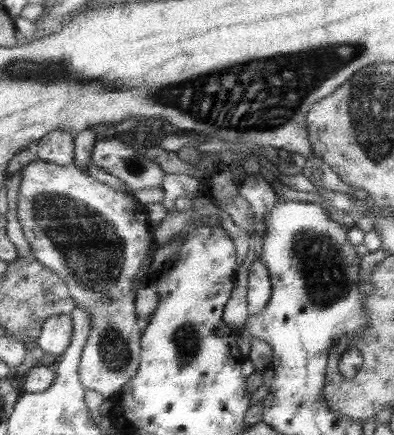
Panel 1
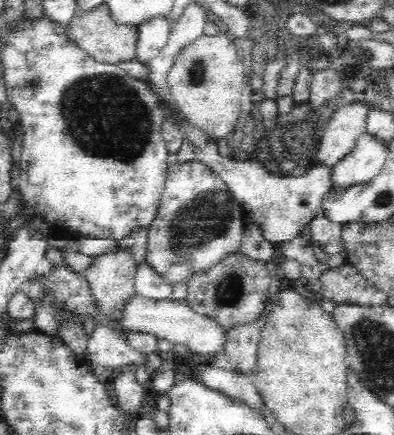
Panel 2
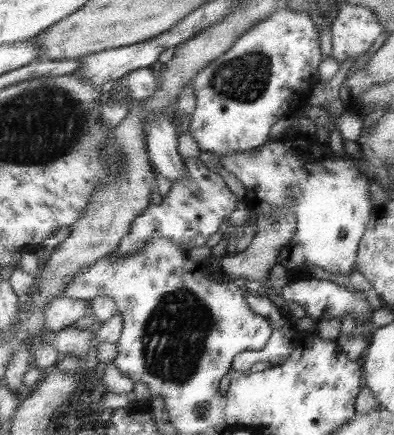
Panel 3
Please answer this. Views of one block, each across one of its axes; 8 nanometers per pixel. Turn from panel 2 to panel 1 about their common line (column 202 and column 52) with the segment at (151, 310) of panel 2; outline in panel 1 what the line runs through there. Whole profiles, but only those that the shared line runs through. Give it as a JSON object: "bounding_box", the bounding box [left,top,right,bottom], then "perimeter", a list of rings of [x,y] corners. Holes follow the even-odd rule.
{"bounding_box":[37,316,75,356],"perimeter":[[[51,316],[43,326],[37,346],[51,356],[63,356],[73,342],[73,334],[75,326],[71,316]]]}

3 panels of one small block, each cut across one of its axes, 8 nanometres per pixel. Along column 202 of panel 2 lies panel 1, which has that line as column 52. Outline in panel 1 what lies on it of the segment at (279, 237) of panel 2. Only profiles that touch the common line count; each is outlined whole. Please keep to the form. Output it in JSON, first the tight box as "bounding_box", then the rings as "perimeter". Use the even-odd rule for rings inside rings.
{"bounding_box":[33,130,75,166],"perimeter":[[[53,130],[33,148],[37,160],[45,160],[57,166],[75,164],[75,134],[65,130]]]}

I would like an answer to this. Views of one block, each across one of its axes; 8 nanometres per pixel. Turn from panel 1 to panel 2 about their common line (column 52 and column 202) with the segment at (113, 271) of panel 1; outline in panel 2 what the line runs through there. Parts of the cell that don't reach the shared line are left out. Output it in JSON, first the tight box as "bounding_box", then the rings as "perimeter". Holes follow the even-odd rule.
{"bounding_box":[146,160,244,286],"perimeter":[[[198,160],[184,164],[174,162],[168,166],[166,188],[156,220],[148,228],[146,262],[176,286],[182,280],[188,282],[194,272],[206,270],[238,252],[244,232],[240,206],[232,200],[226,182]]]}

